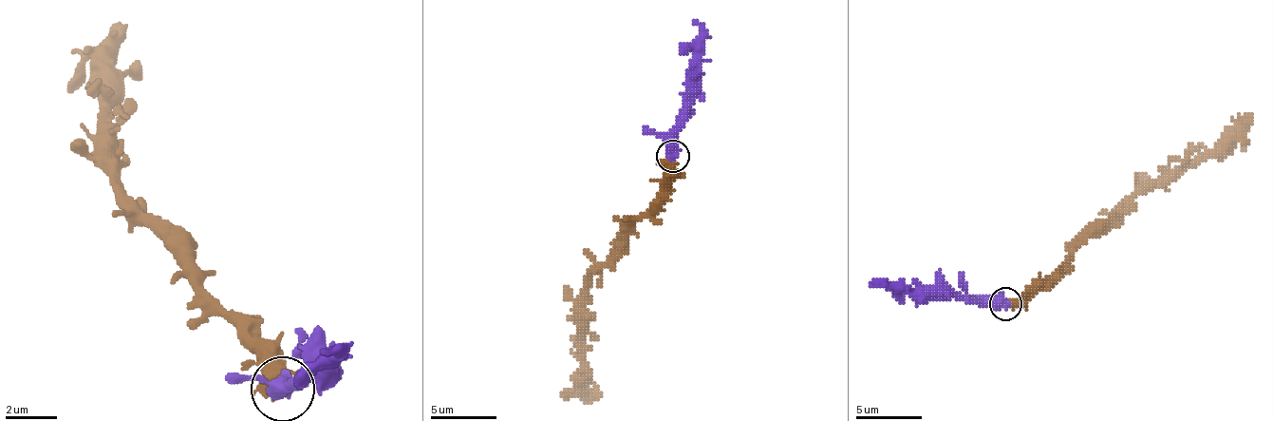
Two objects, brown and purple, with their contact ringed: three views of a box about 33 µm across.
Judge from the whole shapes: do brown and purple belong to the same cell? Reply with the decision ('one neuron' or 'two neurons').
one neuron

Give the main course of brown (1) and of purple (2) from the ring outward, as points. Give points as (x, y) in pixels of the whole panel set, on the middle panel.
1: (674, 157), (674, 180), (590, 277), (584, 316), (584, 395), (590, 402)
2: (674, 157), (687, 70), (701, 34), (694, 21)

